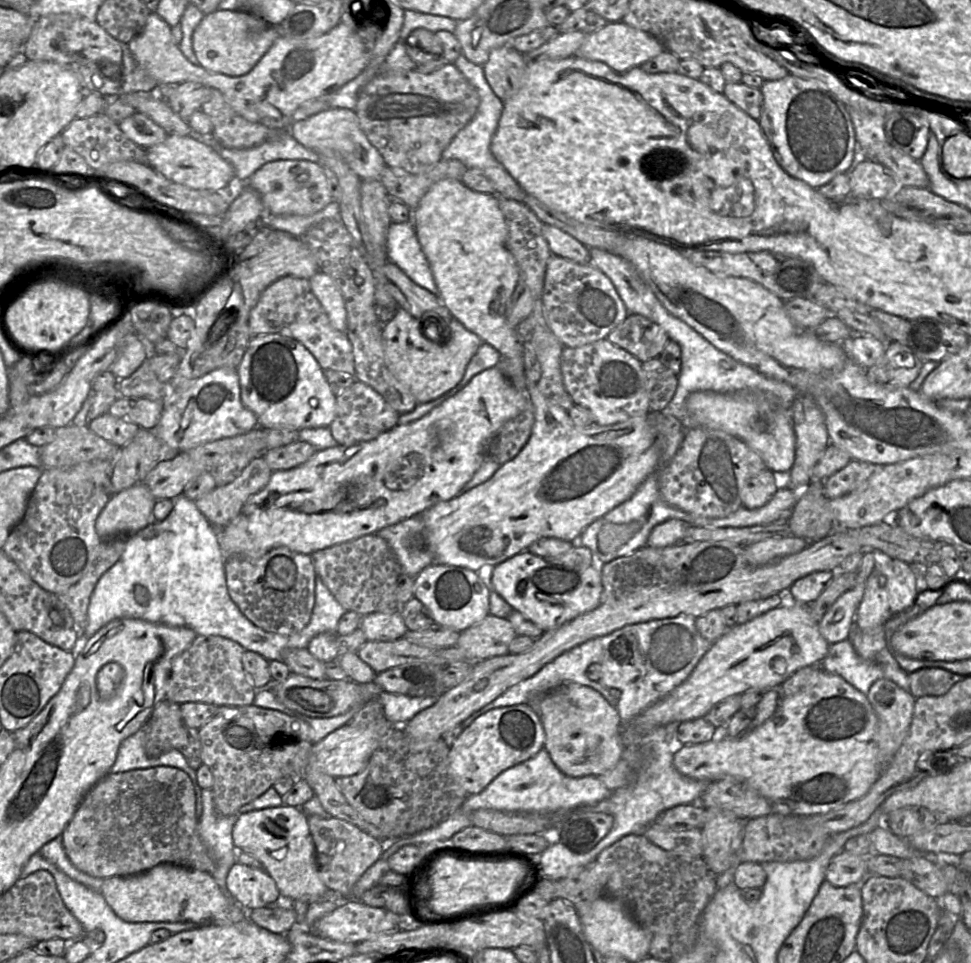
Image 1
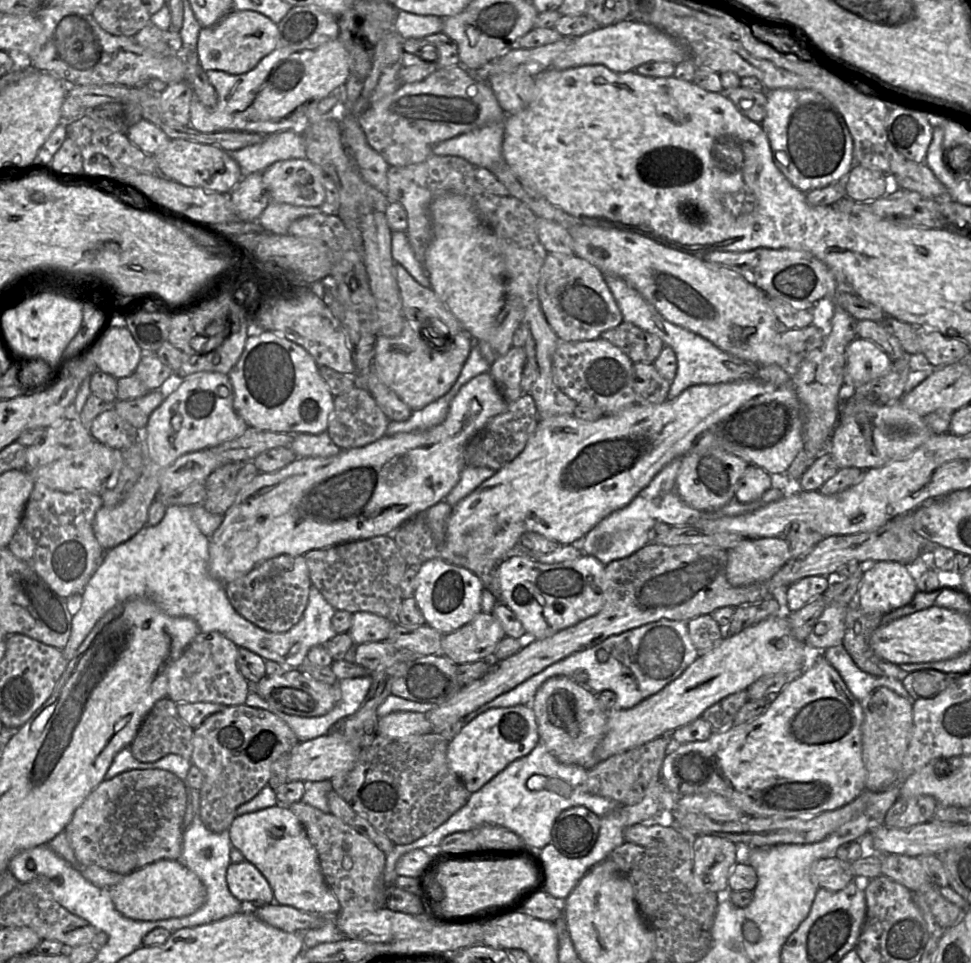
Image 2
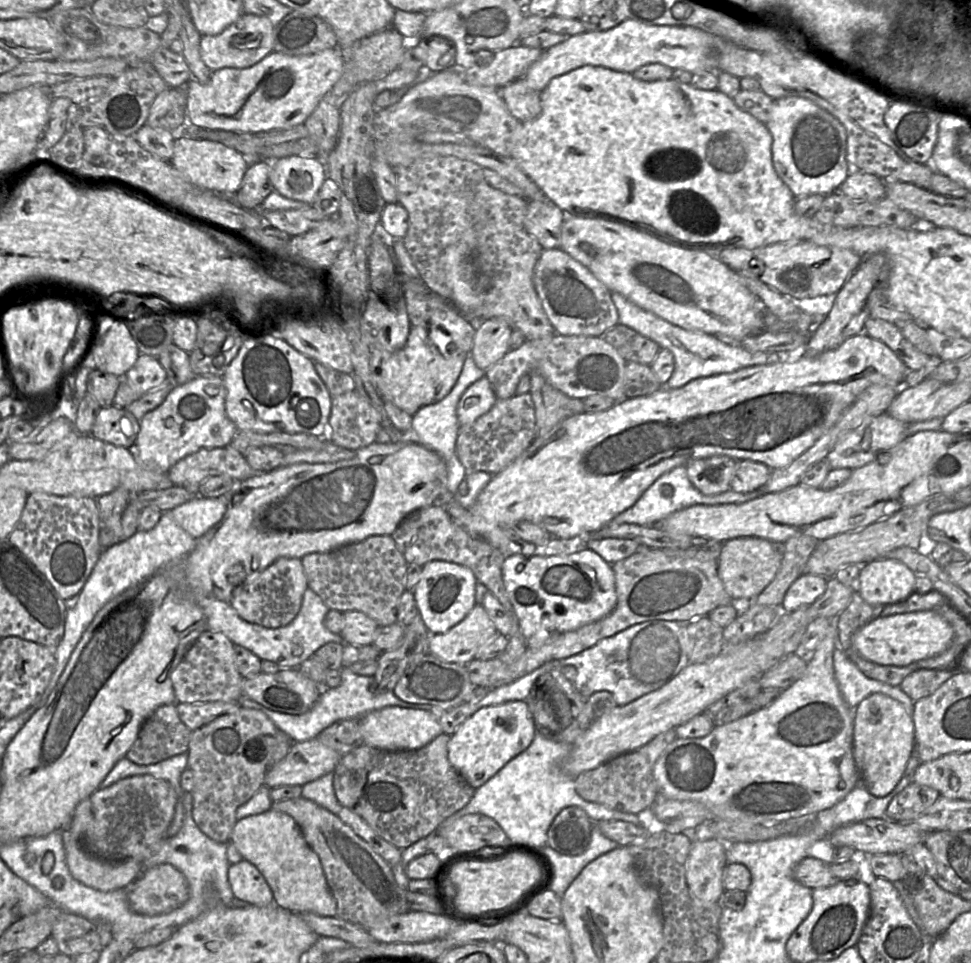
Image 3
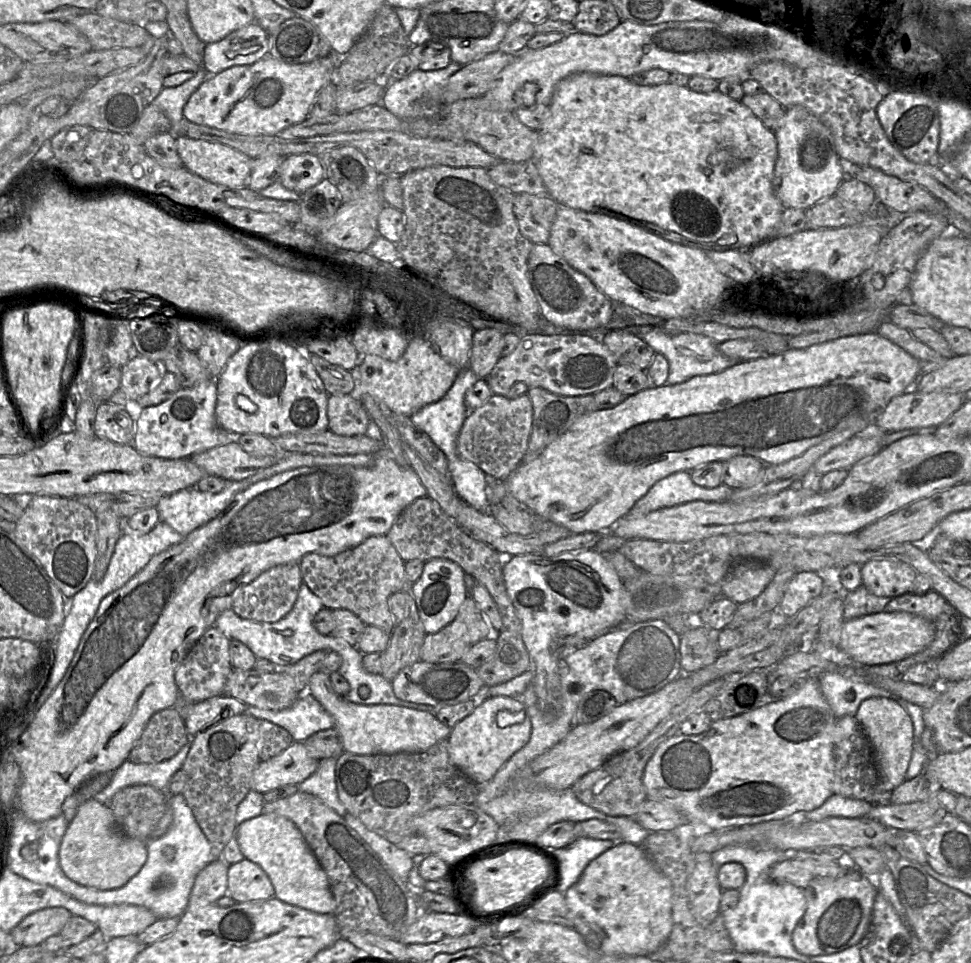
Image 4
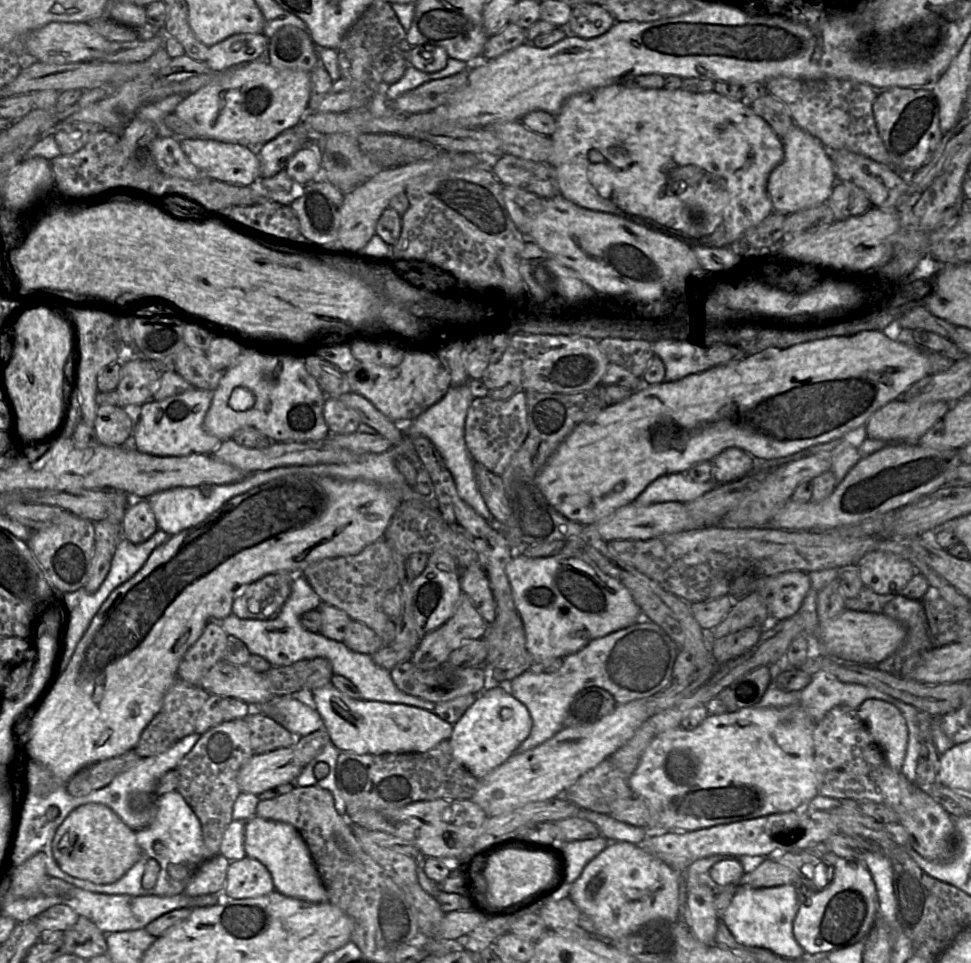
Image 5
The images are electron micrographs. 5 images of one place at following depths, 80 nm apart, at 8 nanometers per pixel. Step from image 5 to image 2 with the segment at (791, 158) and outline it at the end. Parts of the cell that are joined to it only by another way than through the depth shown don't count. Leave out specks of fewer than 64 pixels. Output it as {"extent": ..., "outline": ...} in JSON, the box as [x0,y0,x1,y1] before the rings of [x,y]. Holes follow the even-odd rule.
{"extent":[760,88,854,194],"outline":[[[779,88],[766,91],[766,97],[766,115],[760,124],[768,137],[773,162],[788,181],[806,194],[845,179],[854,167],[853,139],[839,110],[812,90]]]}

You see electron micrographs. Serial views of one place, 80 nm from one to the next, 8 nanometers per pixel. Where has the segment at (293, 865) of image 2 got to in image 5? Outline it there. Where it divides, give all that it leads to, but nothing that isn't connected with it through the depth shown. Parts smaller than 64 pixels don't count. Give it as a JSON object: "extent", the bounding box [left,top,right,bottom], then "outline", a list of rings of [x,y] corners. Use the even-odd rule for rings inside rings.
{"extent":[244,816,329,903],"outline":[[[258,816],[250,818],[245,826],[244,849],[247,857],[258,860],[268,869],[279,893],[311,903],[329,903],[310,851],[299,831],[291,824]]]}

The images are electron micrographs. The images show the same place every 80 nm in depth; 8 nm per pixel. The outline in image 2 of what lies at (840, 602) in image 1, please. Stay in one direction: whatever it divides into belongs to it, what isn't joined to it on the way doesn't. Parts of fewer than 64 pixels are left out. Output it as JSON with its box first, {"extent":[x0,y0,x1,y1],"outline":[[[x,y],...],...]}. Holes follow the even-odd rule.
{"extent":[805,605,849,651],"outline":[[[830,605],[818,618],[805,642],[819,651],[842,644],[845,635],[845,617],[849,606]]]}

